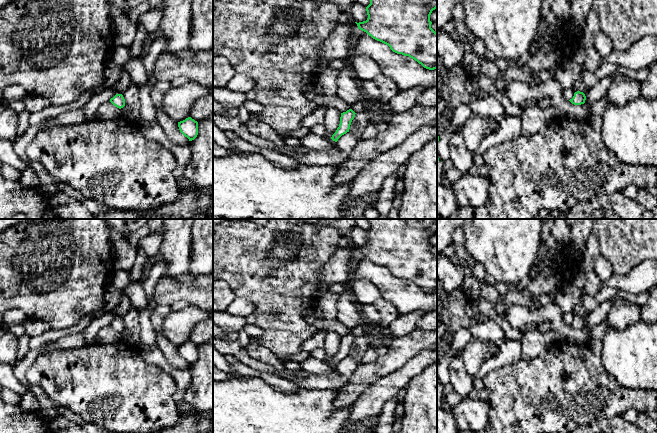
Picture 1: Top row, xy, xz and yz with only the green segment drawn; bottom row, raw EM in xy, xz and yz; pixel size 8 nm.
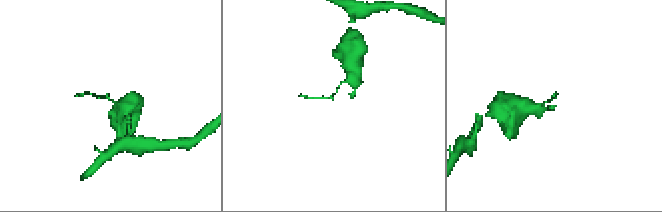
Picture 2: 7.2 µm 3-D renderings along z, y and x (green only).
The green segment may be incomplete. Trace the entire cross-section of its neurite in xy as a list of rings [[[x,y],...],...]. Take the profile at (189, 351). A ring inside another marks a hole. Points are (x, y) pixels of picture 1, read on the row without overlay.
[[[191,341],[178,346],[178,351],[180,356],[187,361],[189,365],[194,364],[198,359],[198,346]]]

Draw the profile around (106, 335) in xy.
[[[110,325],[101,328],[94,339],[95,343],[110,344],[122,339],[121,333],[114,330]]]

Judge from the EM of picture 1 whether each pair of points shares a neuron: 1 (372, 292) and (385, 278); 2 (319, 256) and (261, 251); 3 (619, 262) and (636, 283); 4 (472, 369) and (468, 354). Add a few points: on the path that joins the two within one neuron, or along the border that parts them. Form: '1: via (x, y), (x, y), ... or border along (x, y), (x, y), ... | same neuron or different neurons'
1: border along (354, 279), (369, 280), (378, 289), (382, 297) | different neurons
2: via (305, 252), (275, 253) | same neuron
3: border along (646, 259), (637, 263), (624, 275), (613, 274) | different neurons
4: via (472, 365), (472, 358) | same neuron

